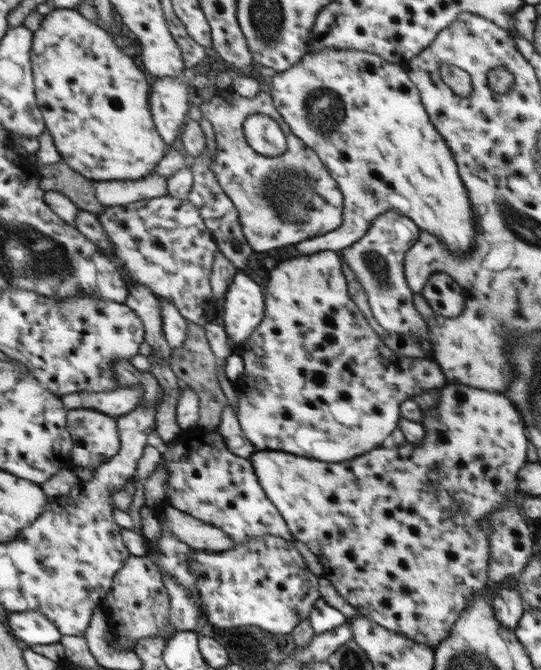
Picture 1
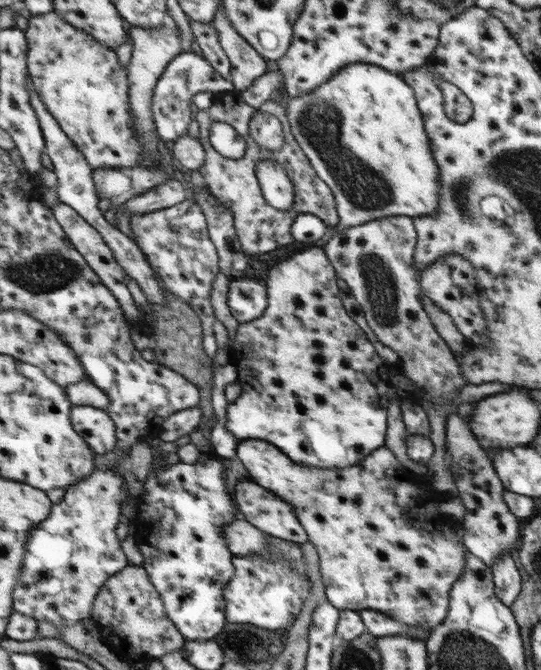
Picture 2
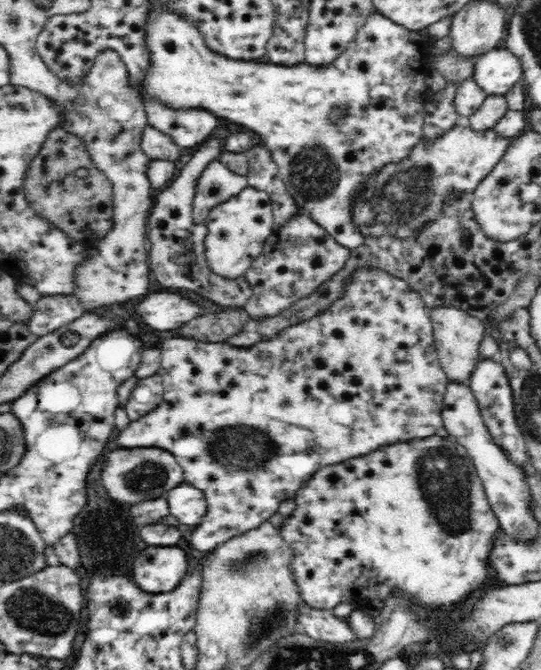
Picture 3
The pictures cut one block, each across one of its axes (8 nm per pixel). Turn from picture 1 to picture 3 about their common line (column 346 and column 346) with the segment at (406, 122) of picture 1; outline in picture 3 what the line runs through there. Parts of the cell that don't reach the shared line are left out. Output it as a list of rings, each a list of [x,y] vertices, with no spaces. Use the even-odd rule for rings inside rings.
[[[156,7],[149,16],[147,22],[146,46],[151,54],[150,74],[145,78],[145,85],[141,90],[145,90],[149,96],[157,98],[166,106],[175,109],[206,109],[220,118],[226,118],[238,125],[249,128],[261,138],[265,148],[271,153],[273,162],[277,167],[279,175],[282,177],[286,190],[292,195],[300,213],[308,214],[314,222],[326,229],[332,238],[346,249],[358,248],[364,241],[364,234],[359,232],[353,224],[353,204],[358,194],[362,192],[363,184],[378,170],[383,169],[390,163],[398,163],[405,159],[411,150],[420,142],[423,134],[425,104],[430,98],[428,73],[431,71],[430,58],[436,52],[434,42],[421,35],[419,31],[408,30],[404,26],[386,18],[378,12],[371,14],[364,26],[359,28],[356,38],[350,43],[350,46],[336,60],[330,64],[311,66],[306,62],[298,63],[295,66],[276,66],[274,63],[260,63],[259,61],[238,61],[232,60],[226,56],[218,55],[210,51],[204,45],[204,39],[200,31],[186,19],[170,11],[162,11]]]

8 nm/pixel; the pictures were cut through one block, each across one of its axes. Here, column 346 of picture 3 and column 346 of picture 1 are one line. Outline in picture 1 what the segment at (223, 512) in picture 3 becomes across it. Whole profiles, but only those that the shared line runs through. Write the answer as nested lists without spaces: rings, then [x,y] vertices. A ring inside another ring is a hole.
[[[326,250],[319,253],[307,254],[287,260],[287,262],[277,262],[270,264],[269,276],[267,284],[265,284],[266,296],[266,316],[261,324],[254,330],[254,333],[247,338],[247,341],[237,345],[235,348],[240,351],[240,356],[243,362],[243,373],[240,374],[233,386],[235,387],[237,397],[237,412],[236,420],[240,426],[244,437],[251,442],[256,449],[270,449],[279,452],[286,452],[294,455],[303,454],[303,458],[338,463],[349,460],[353,457],[358,457],[360,454],[367,453],[371,450],[371,446],[381,444],[392,430],[395,430],[398,422],[401,420],[399,414],[399,406],[405,398],[411,399],[416,394],[421,394],[424,390],[443,387],[447,380],[442,373],[441,368],[433,360],[429,358],[409,358],[403,355],[391,352],[381,338],[373,332],[370,326],[367,326],[365,318],[361,316],[361,312],[357,310],[357,306],[347,296],[346,280],[342,274],[341,258],[336,251]]]

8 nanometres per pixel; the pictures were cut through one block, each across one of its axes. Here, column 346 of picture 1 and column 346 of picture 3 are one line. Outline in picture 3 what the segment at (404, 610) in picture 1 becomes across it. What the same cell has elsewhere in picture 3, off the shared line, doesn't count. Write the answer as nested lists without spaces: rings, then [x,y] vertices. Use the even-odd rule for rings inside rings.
[[[450,435],[414,438],[410,441],[398,442],[394,446],[386,446],[386,450],[376,450],[374,454],[366,454],[362,458],[358,456],[338,462],[338,464],[321,467],[308,480],[302,482],[302,488],[297,491],[295,502],[294,512],[284,516],[278,533],[282,534],[282,539],[288,542],[293,550],[294,558],[289,566],[293,571],[294,583],[298,586],[298,593],[303,602],[312,608],[328,610],[340,603],[352,603],[354,610],[364,611],[372,601],[384,603],[396,595],[410,601],[408,605],[412,605],[414,609],[425,610],[425,613],[428,610],[433,613],[436,611],[448,614],[453,610],[458,610],[476,590],[484,591],[497,581],[491,572],[489,556],[491,550],[494,550],[494,534],[500,530],[499,520],[489,505],[482,481],[477,475],[470,455]]]

